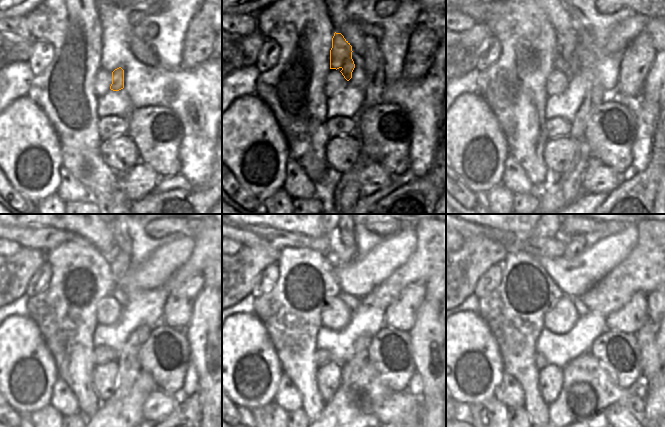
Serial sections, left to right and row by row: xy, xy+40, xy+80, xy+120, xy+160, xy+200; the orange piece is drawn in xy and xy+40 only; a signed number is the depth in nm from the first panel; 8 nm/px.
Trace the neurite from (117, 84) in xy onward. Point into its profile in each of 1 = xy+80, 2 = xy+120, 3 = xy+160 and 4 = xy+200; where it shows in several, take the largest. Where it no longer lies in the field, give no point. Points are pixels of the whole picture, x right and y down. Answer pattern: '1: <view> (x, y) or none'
1: xy+80 (565, 42)
2: xy+120 (119, 261)
3: xy+160 (342, 256)
4: xy+200 (574, 245)

